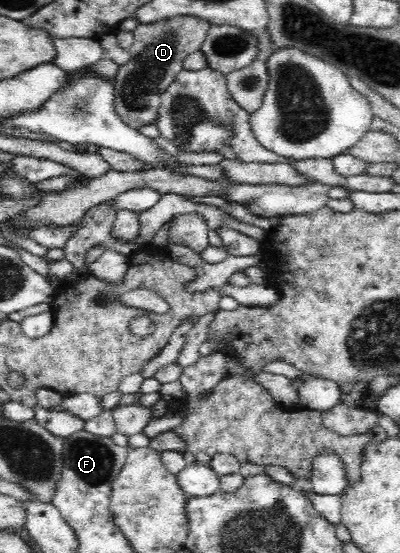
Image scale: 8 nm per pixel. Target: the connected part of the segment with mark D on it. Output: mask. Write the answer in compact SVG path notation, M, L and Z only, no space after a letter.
M173 16L151 24L137 25L133 30L135 42L128 50L131 57L119 67L114 78L114 109L117 116L133 129L153 124L161 106L161 94L164 94L176 76L184 69L184 60L189 54L201 50L205 42L210 22L196 16Z

